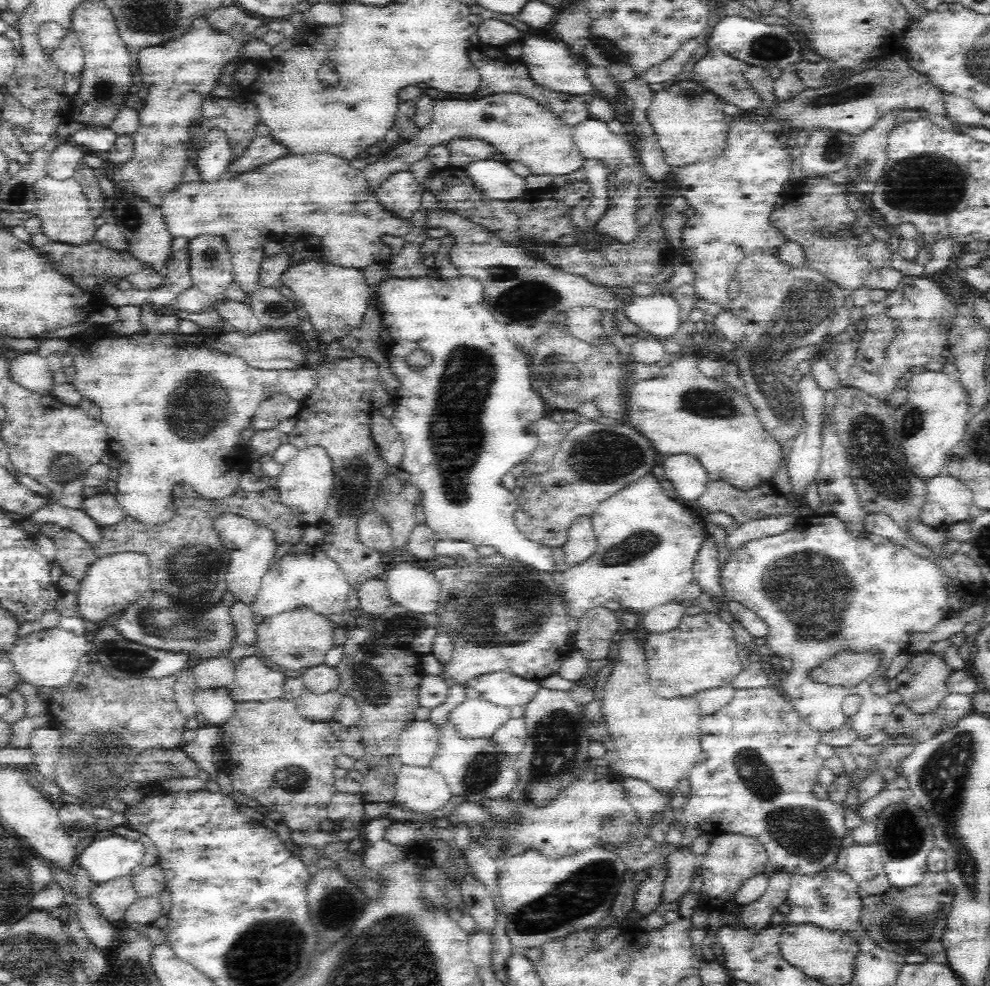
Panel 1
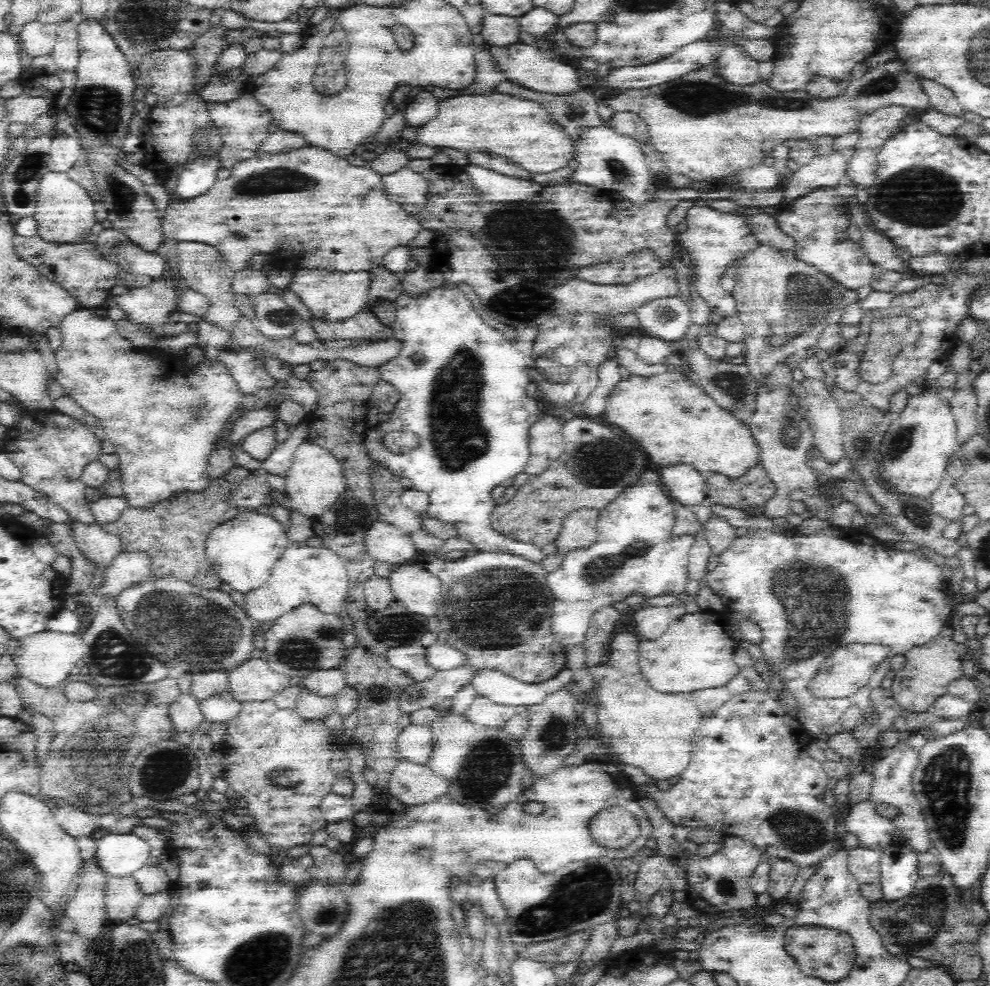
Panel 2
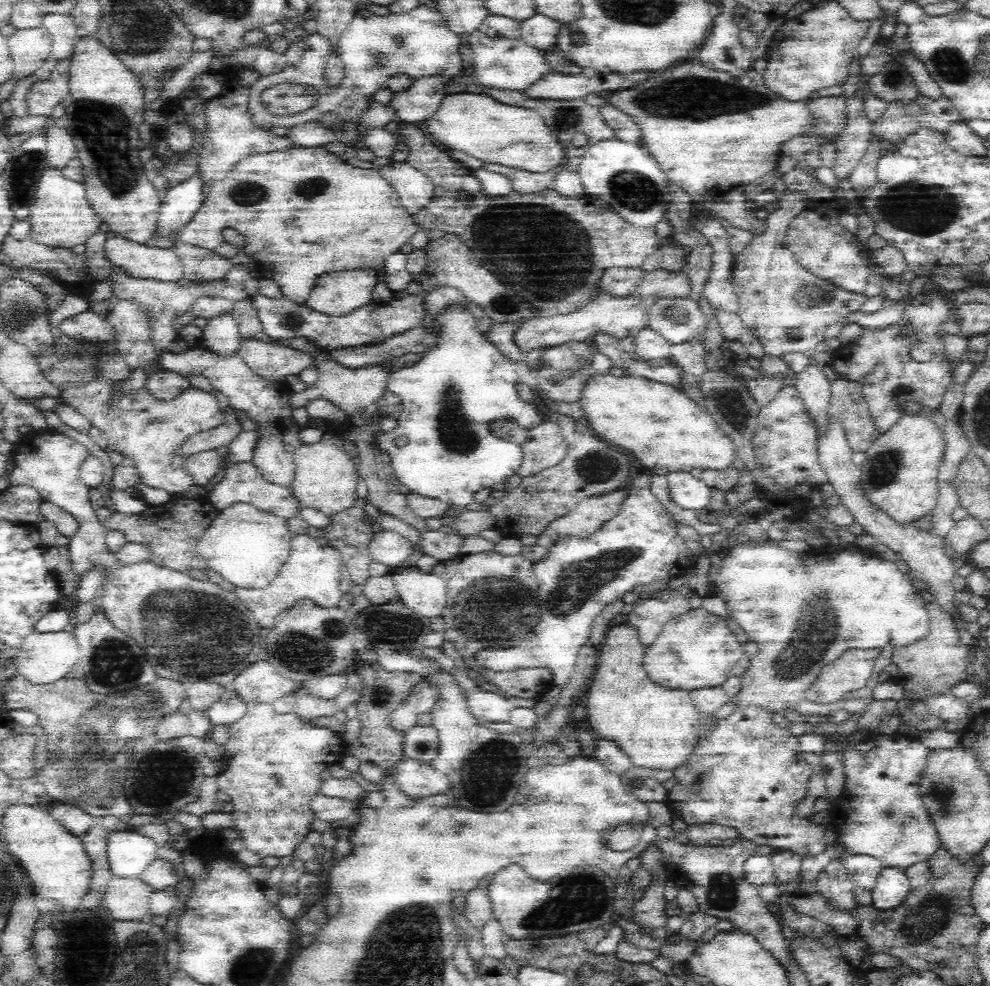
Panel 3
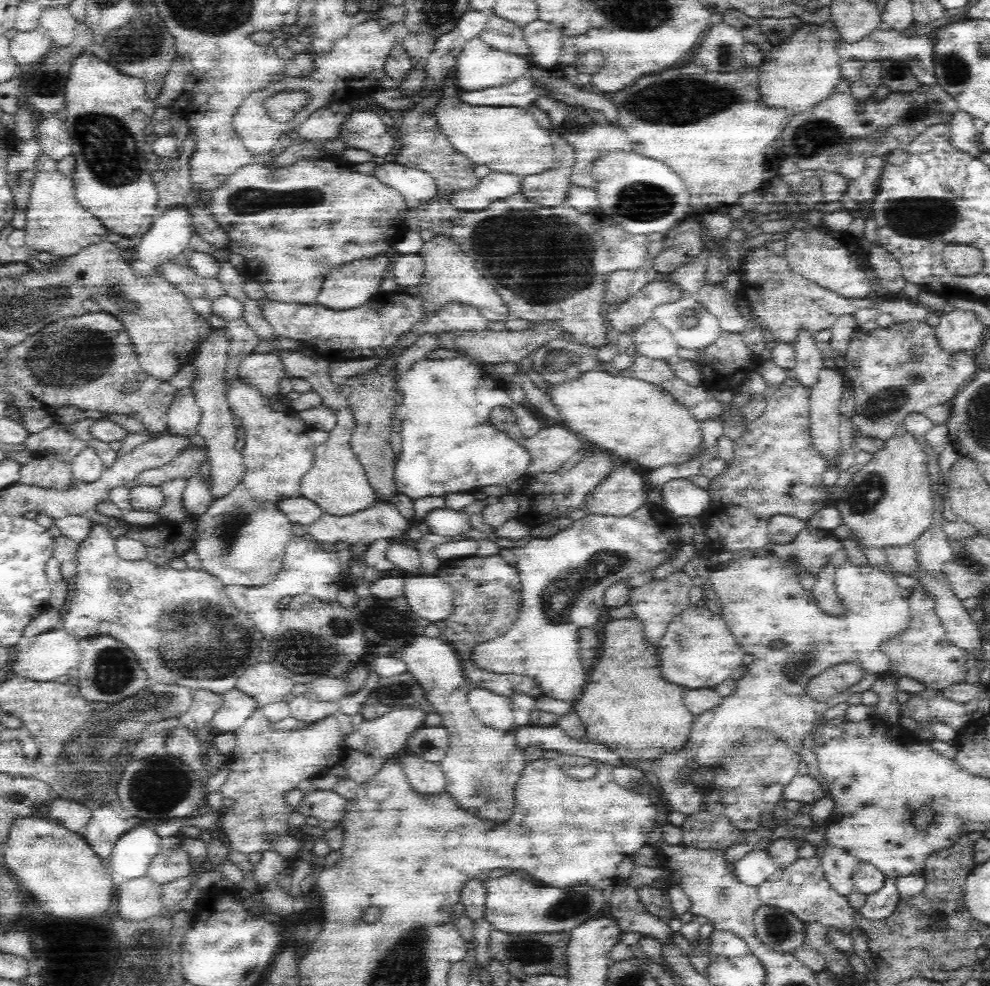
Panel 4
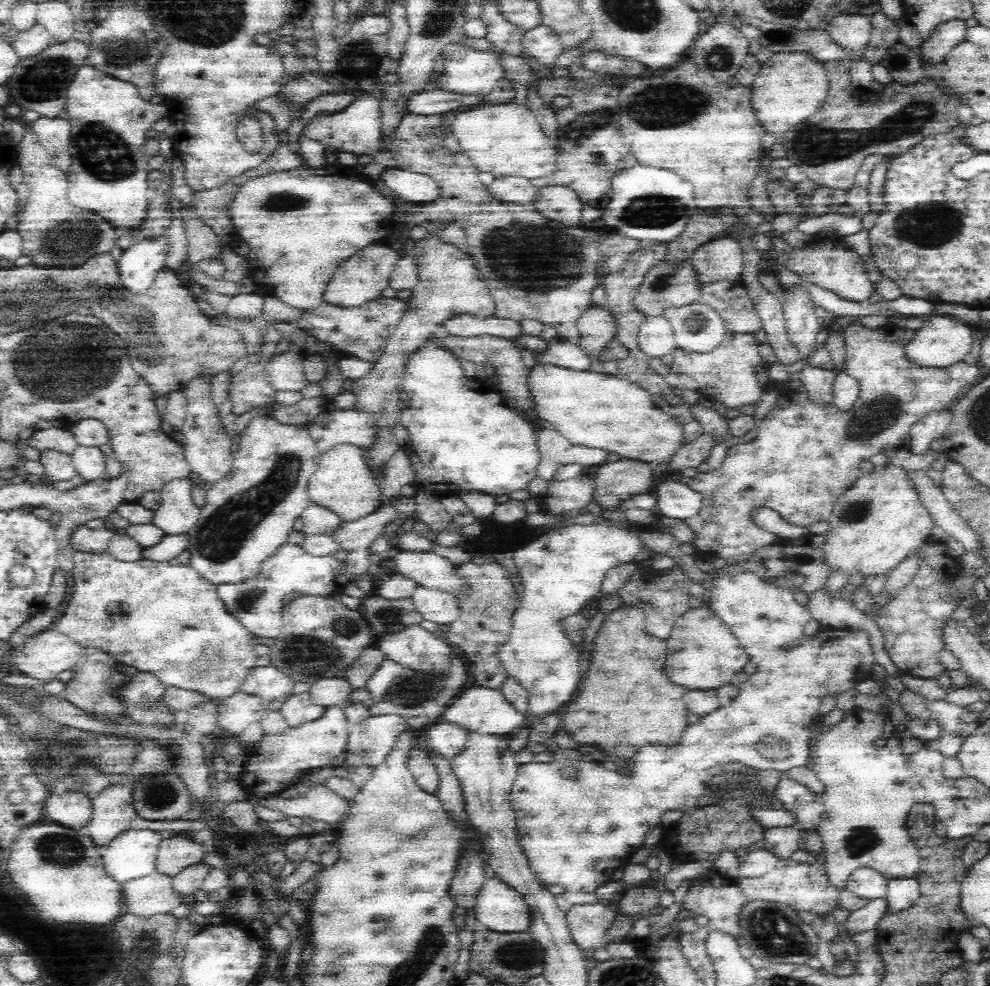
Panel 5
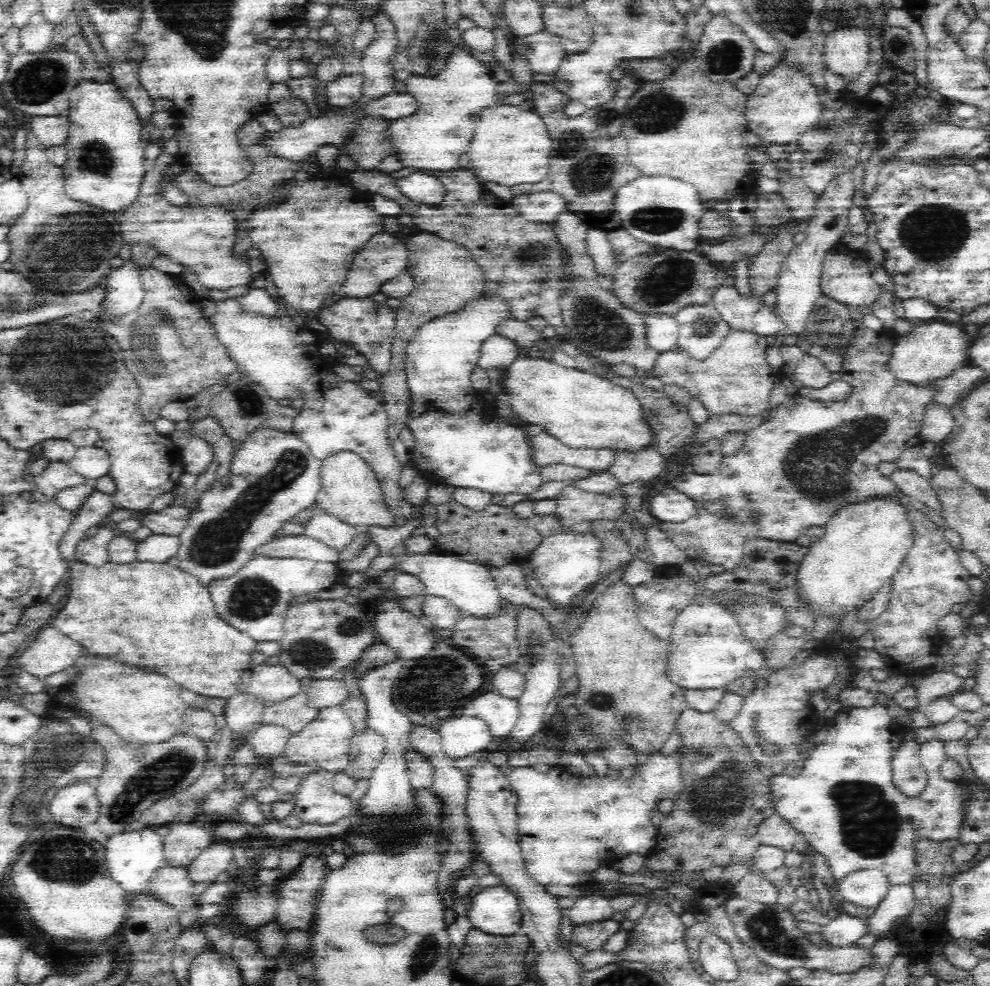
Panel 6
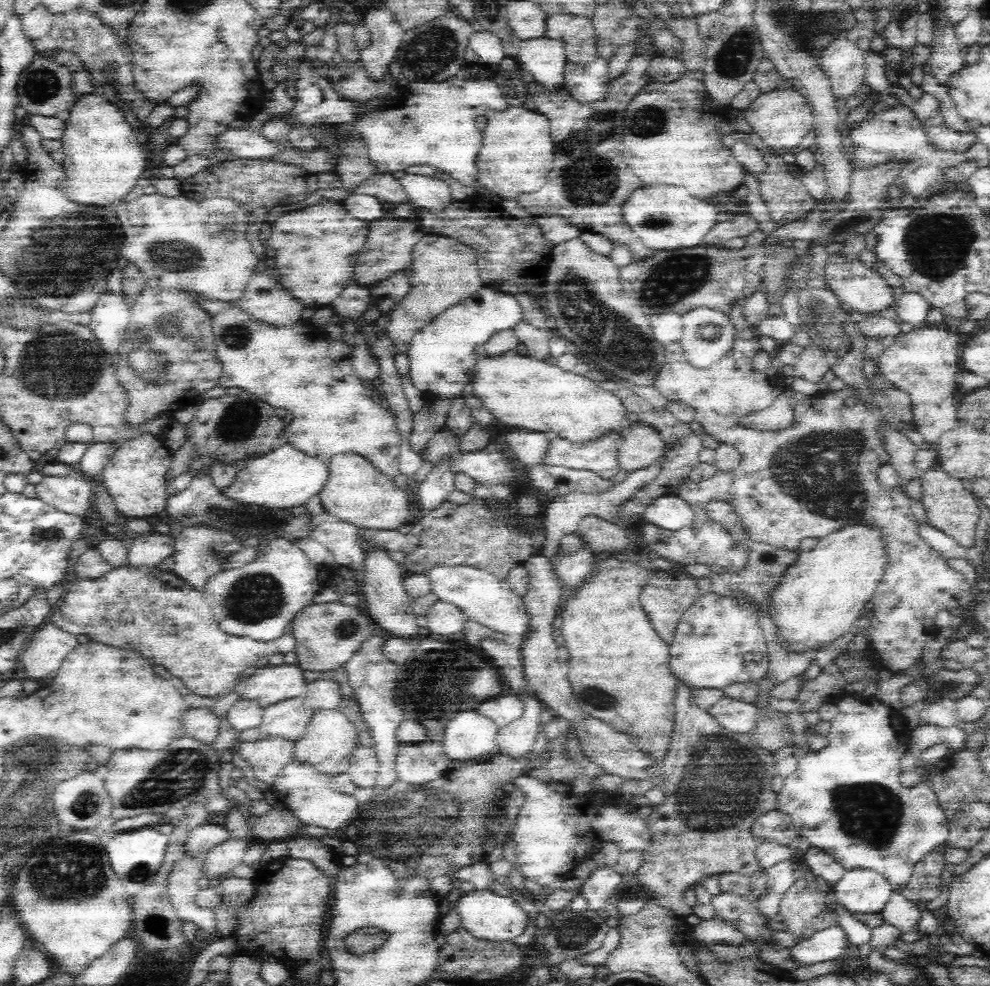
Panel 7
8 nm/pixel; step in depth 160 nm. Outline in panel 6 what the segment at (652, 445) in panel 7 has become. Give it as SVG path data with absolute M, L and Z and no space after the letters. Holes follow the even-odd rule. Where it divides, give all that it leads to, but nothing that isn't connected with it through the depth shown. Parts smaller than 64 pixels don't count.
M652 446L639 452L618 452L607 472L621 485L642 485L658 478L666 468L668 460L657 452L656 446Z

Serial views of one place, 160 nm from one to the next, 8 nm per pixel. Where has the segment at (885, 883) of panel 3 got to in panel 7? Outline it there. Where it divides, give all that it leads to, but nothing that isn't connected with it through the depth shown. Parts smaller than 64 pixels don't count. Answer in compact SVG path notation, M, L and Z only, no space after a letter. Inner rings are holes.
M840 923L827 926L824 930L812 934L810 938L791 948L792 957L798 967L814 965L842 957L849 946L848 938Z

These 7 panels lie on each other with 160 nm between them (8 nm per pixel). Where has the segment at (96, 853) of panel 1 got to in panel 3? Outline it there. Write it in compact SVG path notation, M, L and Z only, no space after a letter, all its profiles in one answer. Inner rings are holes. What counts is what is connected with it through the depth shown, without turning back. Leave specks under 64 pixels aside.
M117 831L109 834L106 856L111 874L117 878L139 879L156 858L154 839L138 831Z

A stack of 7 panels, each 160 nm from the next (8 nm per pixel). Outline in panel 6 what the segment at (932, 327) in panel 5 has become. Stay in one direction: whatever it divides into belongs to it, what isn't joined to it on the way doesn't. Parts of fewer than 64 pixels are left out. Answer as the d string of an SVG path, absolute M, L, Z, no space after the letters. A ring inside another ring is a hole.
M922 322L915 324L913 329L905 335L900 335L892 356L890 356L890 370L899 379L916 385L926 385L937 378L950 376L954 370L969 365L968 352L970 340L963 326L953 323Z

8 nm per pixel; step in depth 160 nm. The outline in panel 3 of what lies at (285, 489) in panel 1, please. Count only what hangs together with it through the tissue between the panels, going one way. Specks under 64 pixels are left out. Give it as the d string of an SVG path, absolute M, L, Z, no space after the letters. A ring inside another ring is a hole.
M328 435L320 442L302 443L294 449L295 472L290 487L300 505L328 516L354 504L359 473L343 449L344 441L341 436Z

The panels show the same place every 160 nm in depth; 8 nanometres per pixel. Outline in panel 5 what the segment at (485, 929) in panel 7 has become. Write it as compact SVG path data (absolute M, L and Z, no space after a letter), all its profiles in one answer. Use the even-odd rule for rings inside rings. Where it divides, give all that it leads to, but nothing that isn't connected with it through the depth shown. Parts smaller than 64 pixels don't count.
M496 876L484 882L475 909L478 922L492 932L525 932L533 925L533 909L525 900L525 896Z

